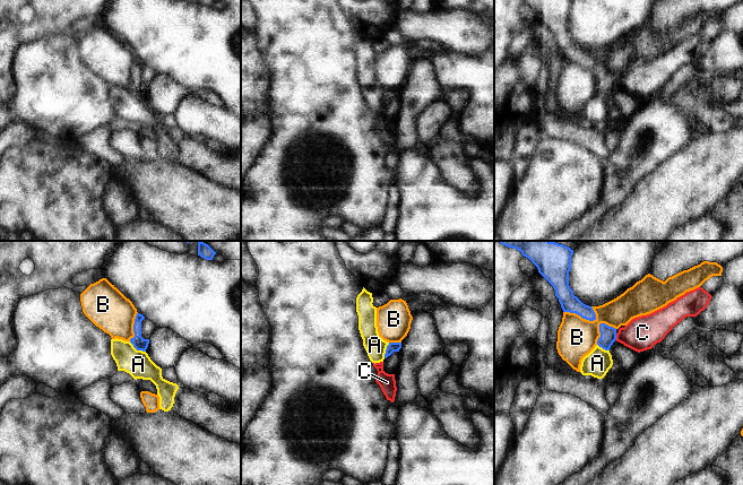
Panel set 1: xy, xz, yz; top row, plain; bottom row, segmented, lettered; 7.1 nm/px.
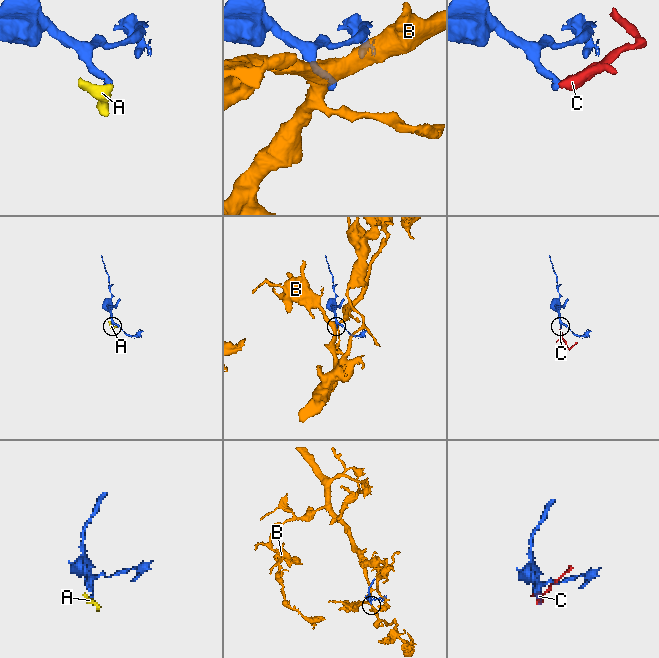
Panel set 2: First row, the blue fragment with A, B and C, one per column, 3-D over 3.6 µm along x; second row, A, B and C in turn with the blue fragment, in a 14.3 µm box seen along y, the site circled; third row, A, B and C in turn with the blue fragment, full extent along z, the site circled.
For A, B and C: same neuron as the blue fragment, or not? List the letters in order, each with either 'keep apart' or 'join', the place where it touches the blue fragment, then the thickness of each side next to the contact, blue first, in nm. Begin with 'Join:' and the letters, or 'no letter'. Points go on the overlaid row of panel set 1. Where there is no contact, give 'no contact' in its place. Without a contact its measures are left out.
Join: no letter
A: keep apart; contact xy (137, 349); calibres 90 and 190 nm
B: keep apart; contact yz (580, 315); calibres 130 and 280 nm
C: keep apart; contact yz (615, 337); calibres 110 and 240 nm

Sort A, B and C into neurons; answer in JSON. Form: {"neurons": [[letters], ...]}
{"neurons": [["A", "C"], ["B"]]}

